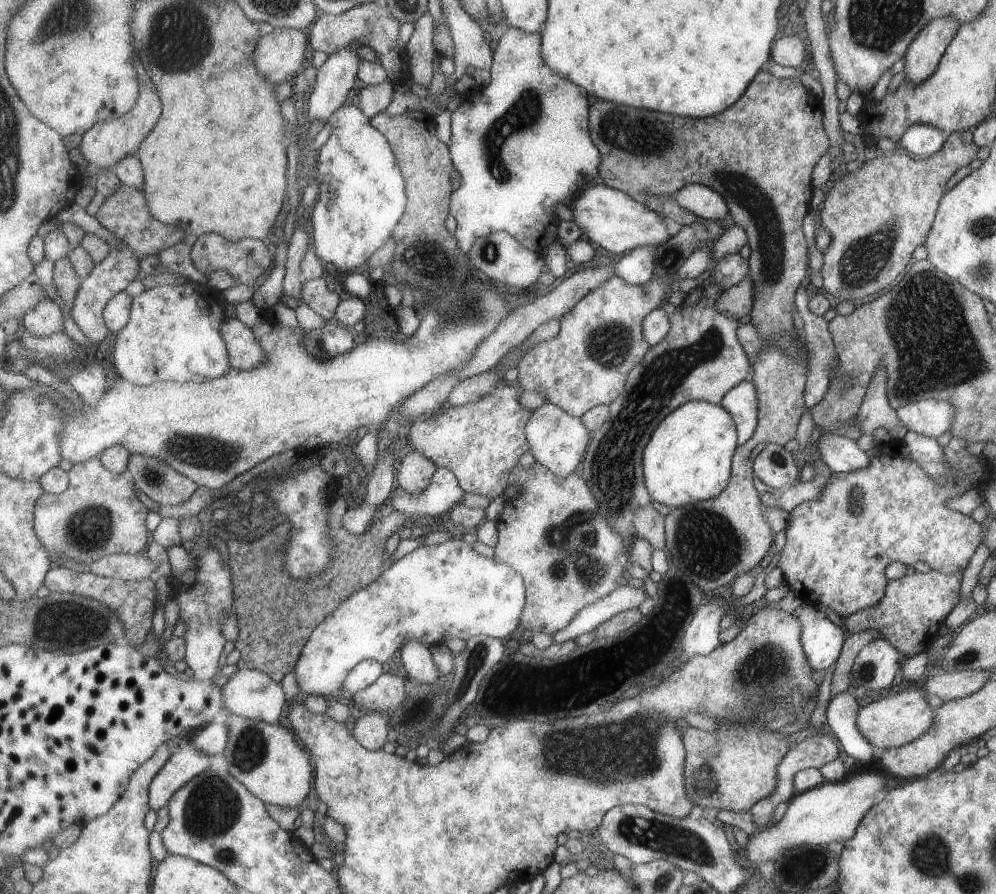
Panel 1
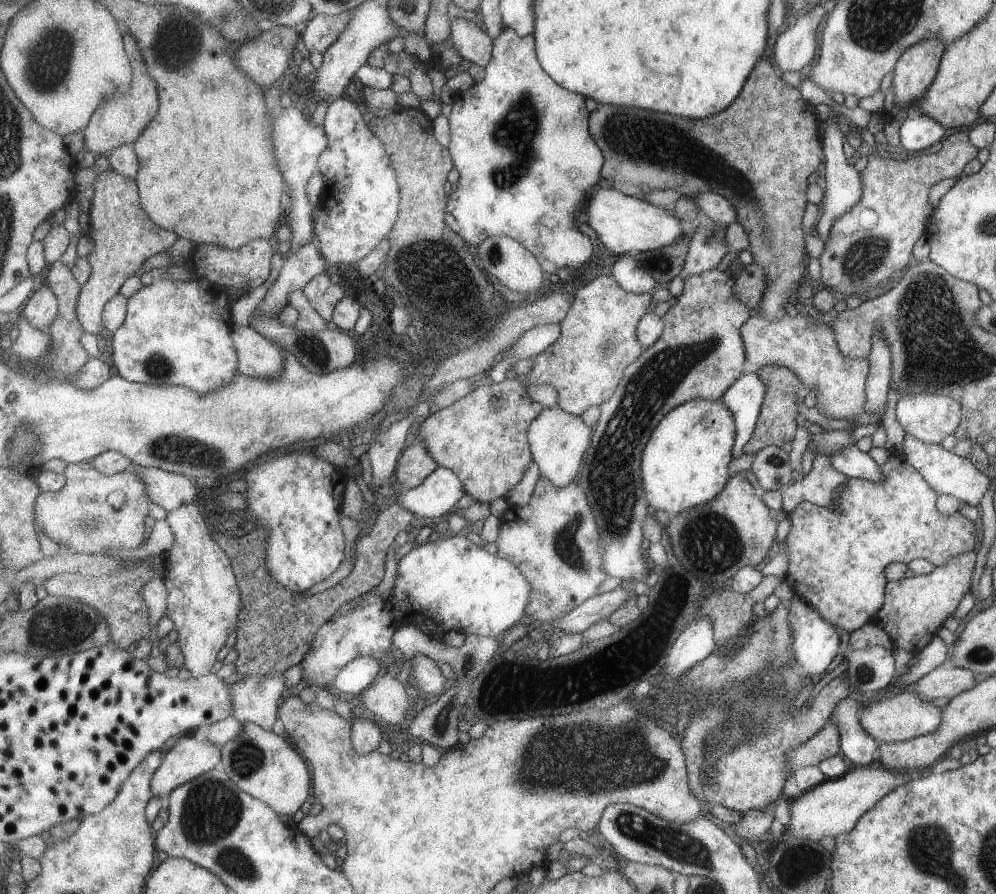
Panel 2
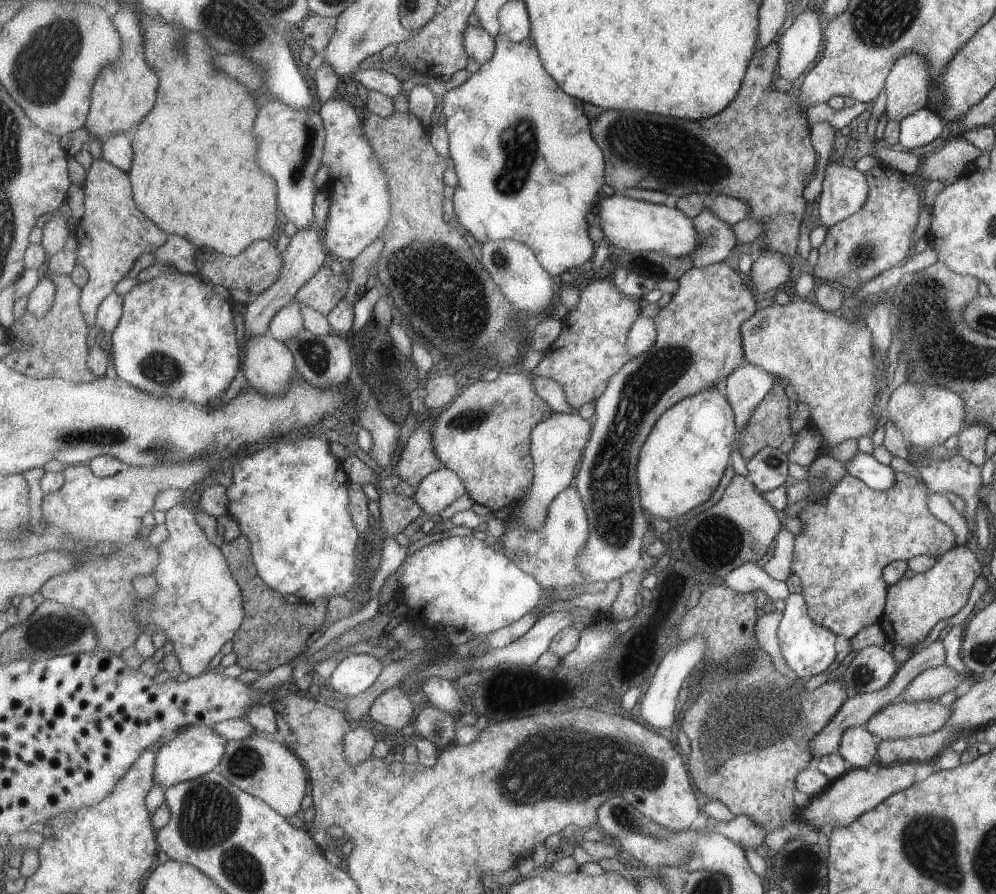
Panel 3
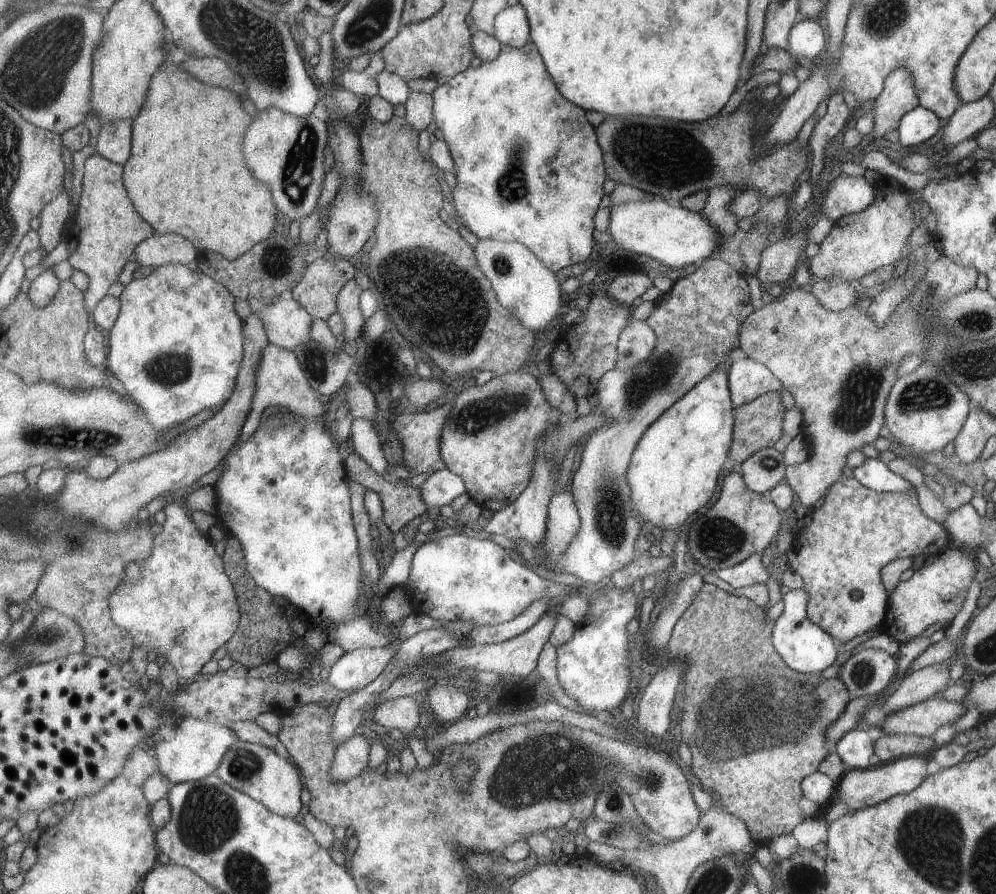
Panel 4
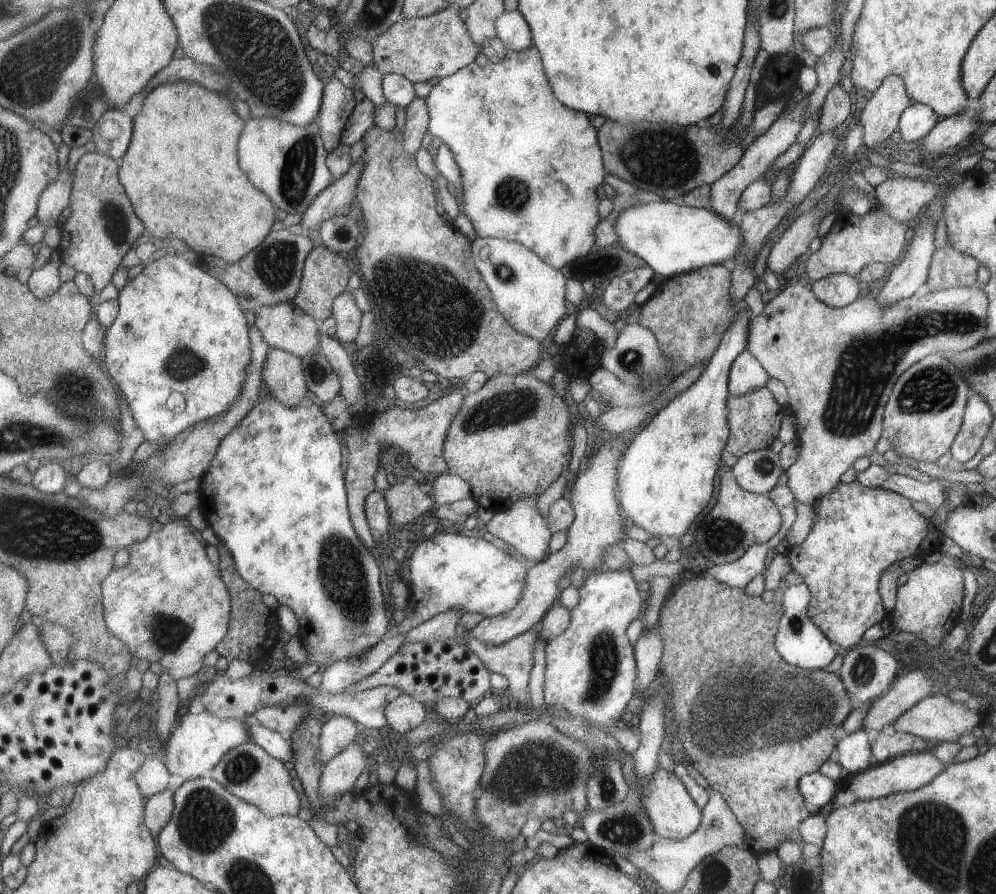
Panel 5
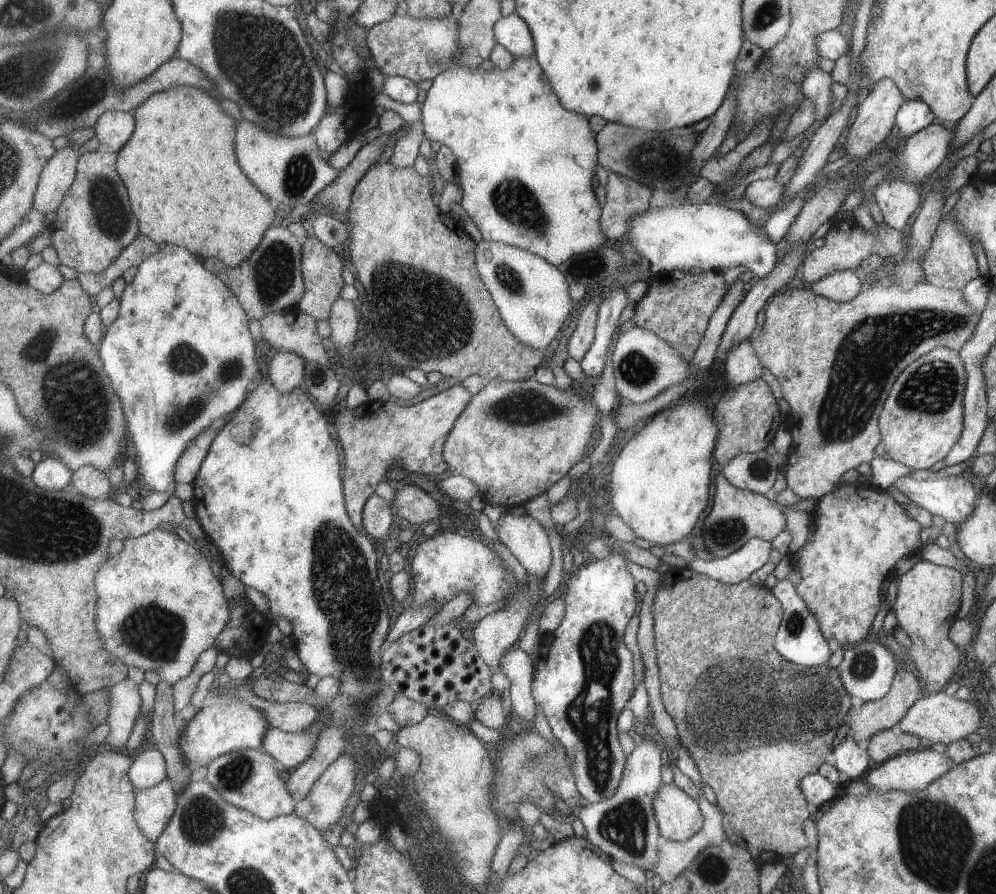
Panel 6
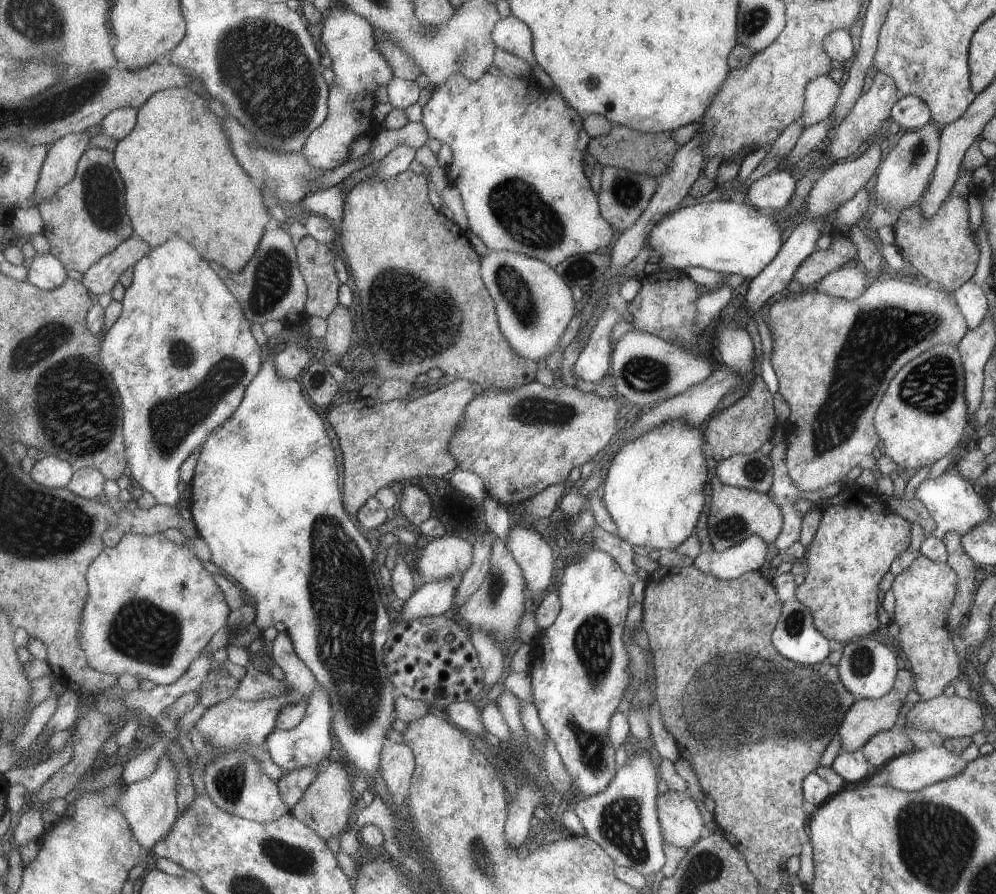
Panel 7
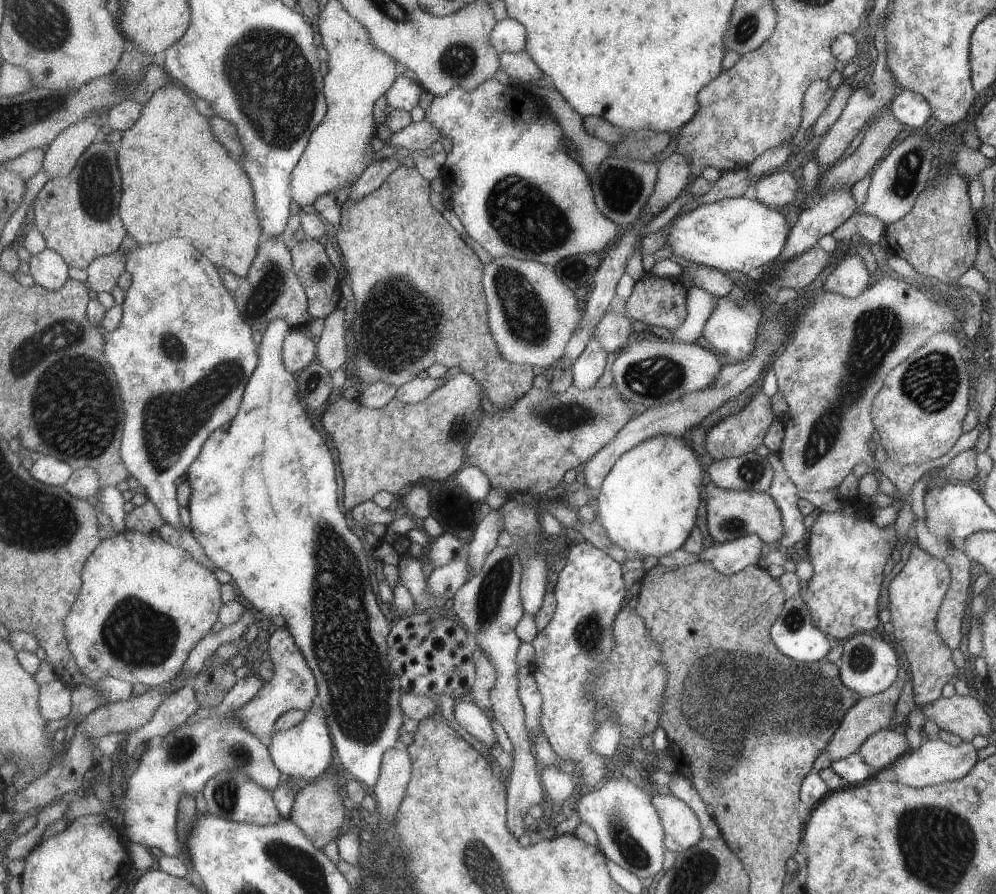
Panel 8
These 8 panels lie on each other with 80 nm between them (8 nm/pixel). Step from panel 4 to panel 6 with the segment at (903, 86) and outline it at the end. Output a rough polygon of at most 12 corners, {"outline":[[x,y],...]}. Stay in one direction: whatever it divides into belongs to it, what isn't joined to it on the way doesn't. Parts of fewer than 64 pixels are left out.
{"outline":[[884,77],[855,106],[843,154],[870,156],[905,96]]}

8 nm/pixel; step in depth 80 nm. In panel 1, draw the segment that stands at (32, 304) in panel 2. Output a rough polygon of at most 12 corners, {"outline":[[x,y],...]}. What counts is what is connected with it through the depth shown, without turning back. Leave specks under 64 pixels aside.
{"outline":[[48,299],[23,318],[36,337],[63,331],[63,310]]}

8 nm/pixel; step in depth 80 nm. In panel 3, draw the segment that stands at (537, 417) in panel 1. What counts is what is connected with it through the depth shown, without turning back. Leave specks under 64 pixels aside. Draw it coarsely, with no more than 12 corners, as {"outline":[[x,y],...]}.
{"outline":[[552,413],[532,434],[534,480],[510,524],[539,531],[592,428]]}

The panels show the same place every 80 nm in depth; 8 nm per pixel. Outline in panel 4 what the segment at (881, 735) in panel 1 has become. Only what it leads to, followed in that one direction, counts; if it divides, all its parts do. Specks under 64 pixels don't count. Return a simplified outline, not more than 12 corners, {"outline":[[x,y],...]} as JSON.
{"outline":[[940,694],[885,716],[875,733],[931,737],[966,708]]}

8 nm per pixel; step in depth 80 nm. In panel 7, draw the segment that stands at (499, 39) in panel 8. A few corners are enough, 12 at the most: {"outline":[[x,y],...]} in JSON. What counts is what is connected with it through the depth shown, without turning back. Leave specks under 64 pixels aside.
{"outline":[[512,14],[494,30],[498,48],[530,60],[537,69],[533,32]]}

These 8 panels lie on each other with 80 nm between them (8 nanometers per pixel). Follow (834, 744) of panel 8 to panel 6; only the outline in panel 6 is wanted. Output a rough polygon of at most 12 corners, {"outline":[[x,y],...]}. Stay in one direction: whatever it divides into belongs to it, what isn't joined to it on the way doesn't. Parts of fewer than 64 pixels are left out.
{"outline":[[903,670],[875,701],[847,710],[855,744],[891,729],[925,695]]}

